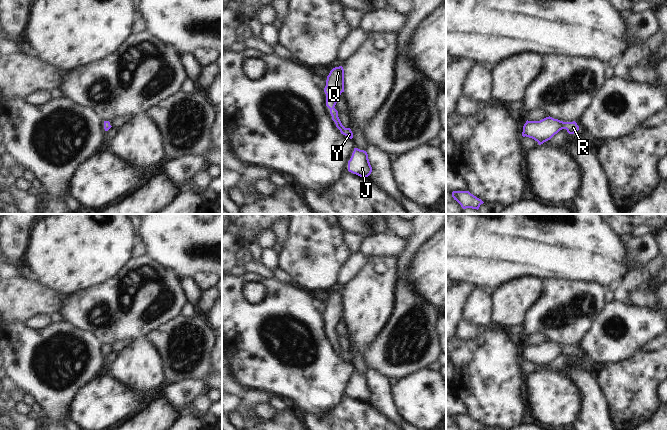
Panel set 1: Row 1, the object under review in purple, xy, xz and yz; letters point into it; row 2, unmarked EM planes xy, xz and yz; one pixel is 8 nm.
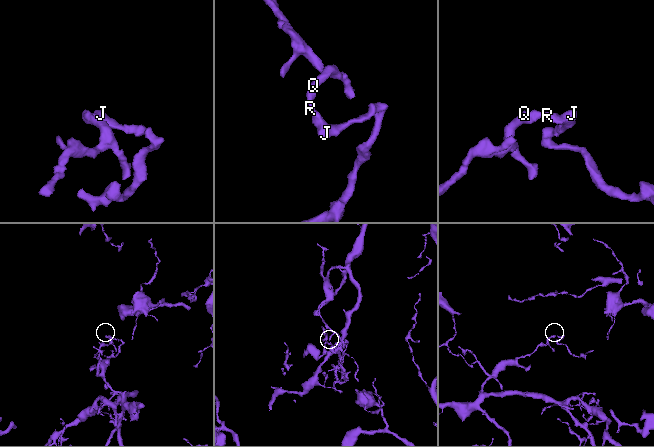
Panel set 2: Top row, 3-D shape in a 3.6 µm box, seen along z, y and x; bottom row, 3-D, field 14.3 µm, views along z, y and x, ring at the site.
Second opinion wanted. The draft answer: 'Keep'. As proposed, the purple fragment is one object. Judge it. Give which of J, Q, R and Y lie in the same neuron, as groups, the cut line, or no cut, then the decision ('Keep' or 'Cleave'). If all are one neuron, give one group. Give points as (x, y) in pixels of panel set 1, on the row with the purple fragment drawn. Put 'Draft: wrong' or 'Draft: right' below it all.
Groups: J Q R Y. No split. Keep.
Draft: right

